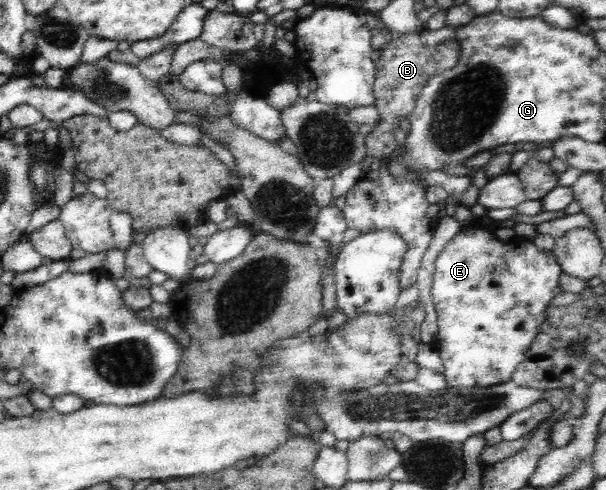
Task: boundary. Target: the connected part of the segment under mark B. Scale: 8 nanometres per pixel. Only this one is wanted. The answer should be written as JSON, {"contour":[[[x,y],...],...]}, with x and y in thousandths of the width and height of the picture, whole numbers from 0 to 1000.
{"contour":[[[691,63],[649,71],[639,88],[619,131],[619,163],[616,194],[619,194],[620,224],[627,235],[627,249],[616,259],[616,267],[604,278],[607,318],[632,324],[652,308],[652,263],[660,257],[662,241],[673,241],[685,222],[688,196],[693,194],[708,157],[731,149],[748,139],[759,112],[759,90],[751,78],[741,78],[716,96],[701,96],[695,88]]]}

